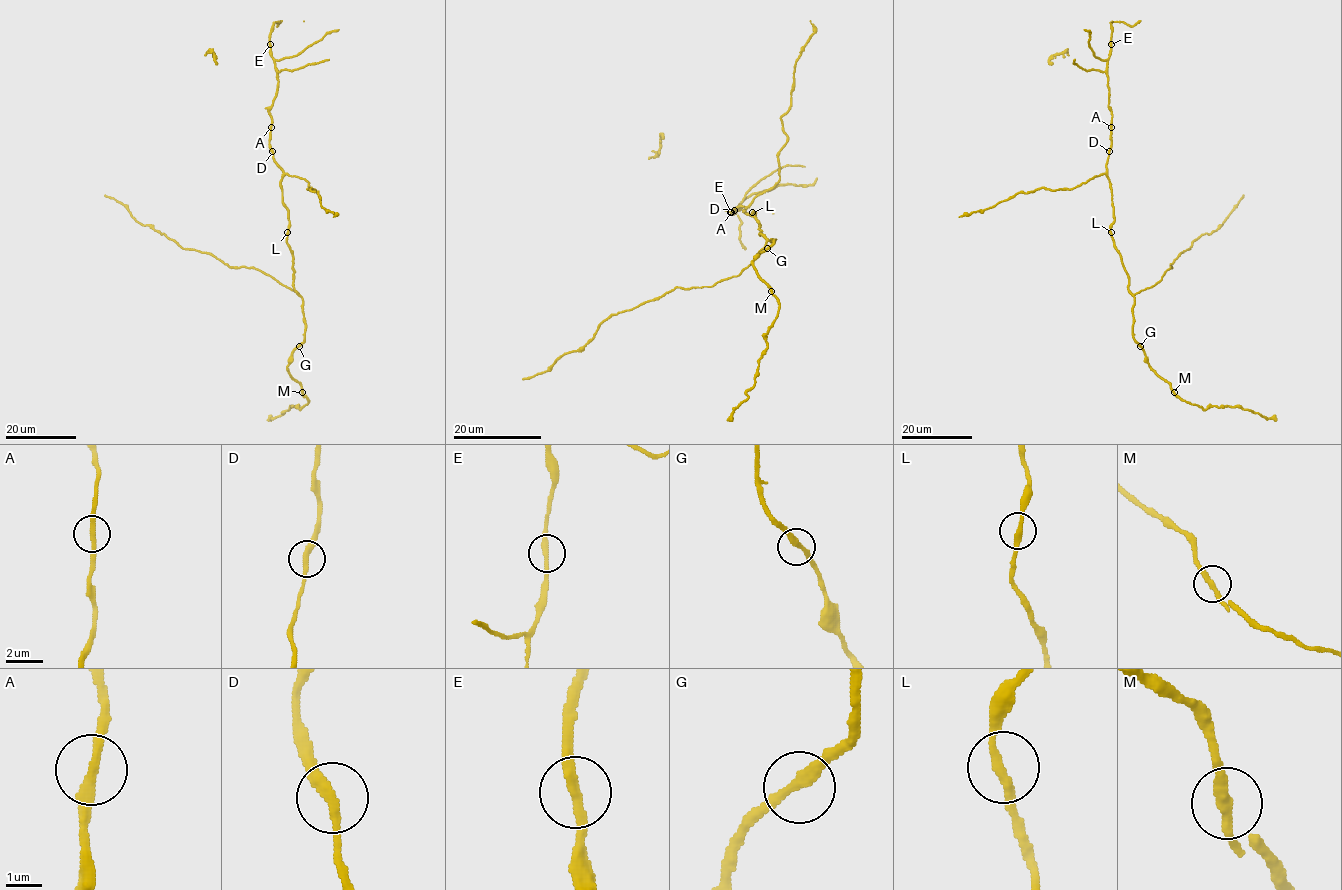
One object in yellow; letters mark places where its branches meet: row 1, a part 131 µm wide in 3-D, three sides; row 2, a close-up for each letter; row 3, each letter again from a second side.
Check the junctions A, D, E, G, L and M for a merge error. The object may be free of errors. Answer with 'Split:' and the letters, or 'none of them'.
Split: none of them

